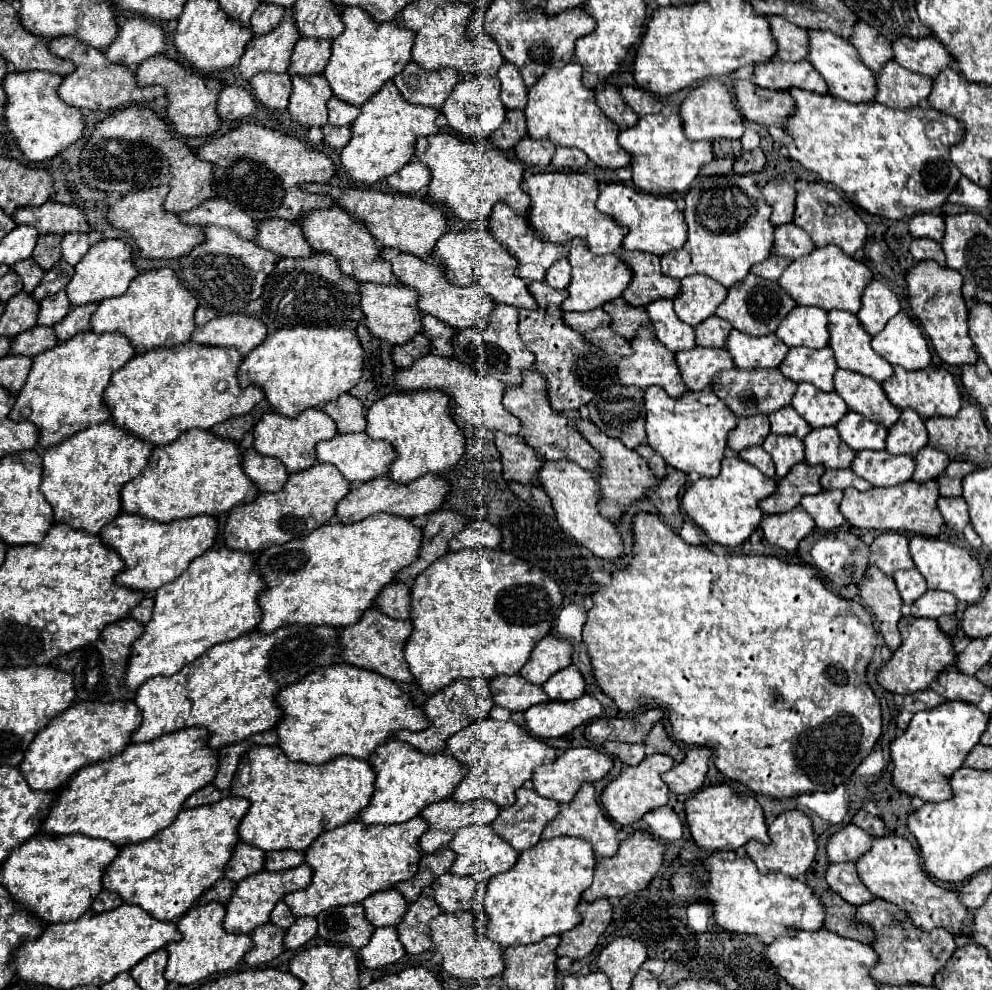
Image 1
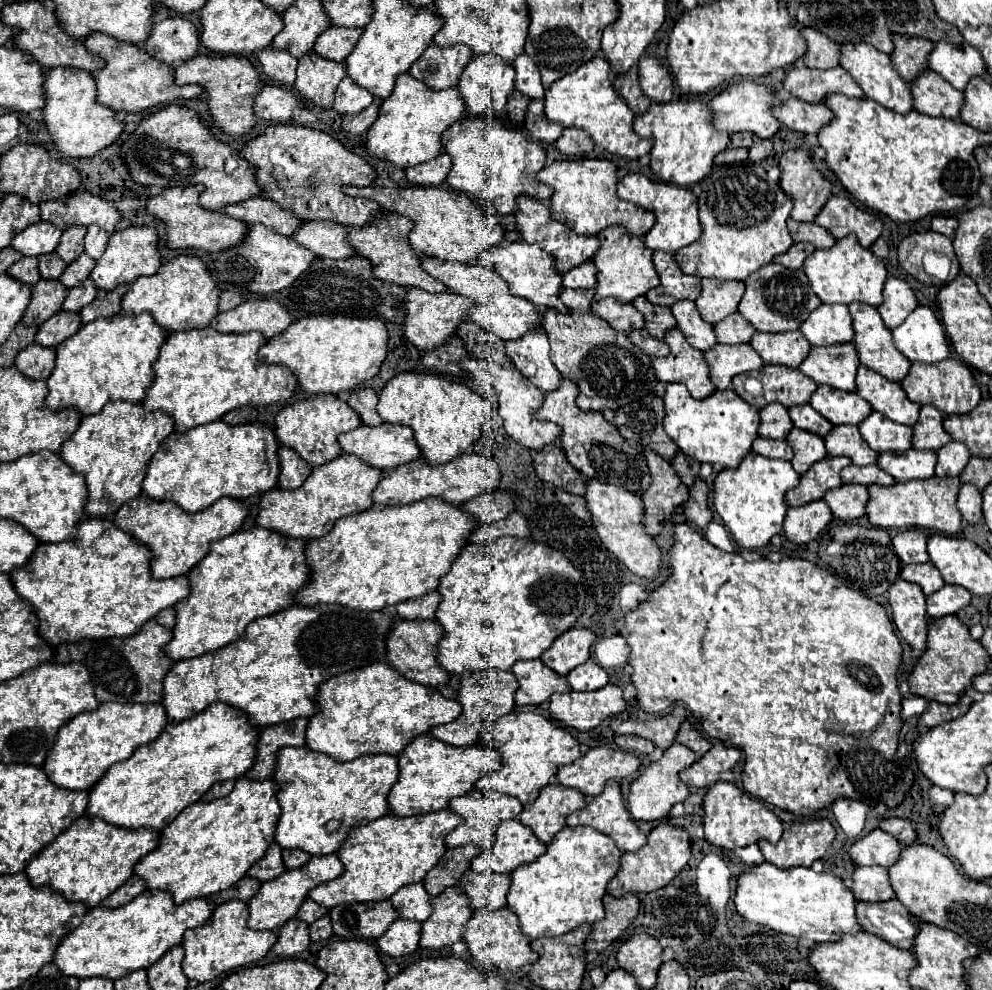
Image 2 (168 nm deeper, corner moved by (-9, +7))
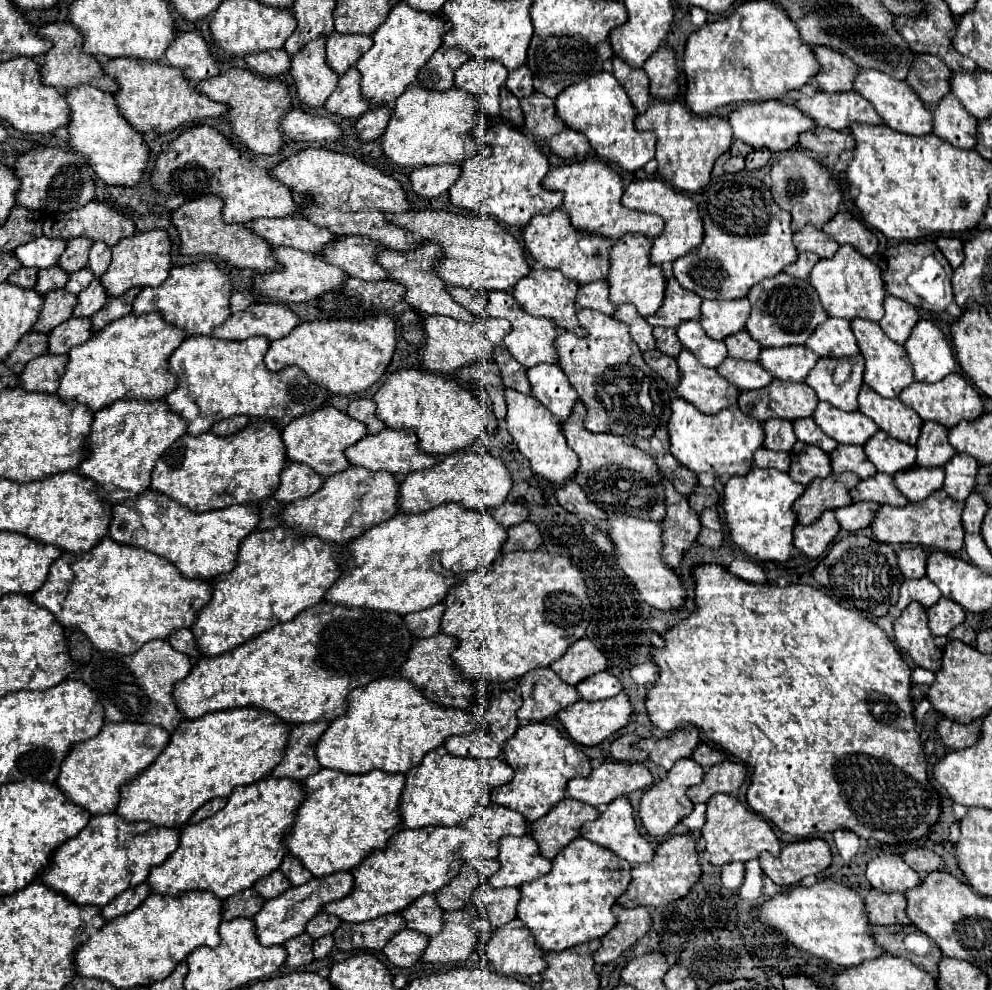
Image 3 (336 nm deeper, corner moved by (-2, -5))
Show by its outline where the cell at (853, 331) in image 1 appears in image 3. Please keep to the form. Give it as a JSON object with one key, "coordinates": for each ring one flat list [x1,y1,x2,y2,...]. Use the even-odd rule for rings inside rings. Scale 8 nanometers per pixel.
{"coordinates":[[857,318,851,322,851,326,853,326,853,332,857,336,861,354,865,356,865,384,871,386,883,398,899,396,899,392,913,382,913,368,911,368,911,362,907,358,905,348,901,344,895,344,891,338,887,338,877,322]]}

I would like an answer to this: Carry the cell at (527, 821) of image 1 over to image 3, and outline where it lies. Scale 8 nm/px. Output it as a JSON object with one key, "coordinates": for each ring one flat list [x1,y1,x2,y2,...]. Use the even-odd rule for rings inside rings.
{"coordinates":[[575,798,561,800,545,820,533,822,533,838,539,842,541,854,553,860,561,848,579,838,579,830,587,820,595,820,599,816,597,808,583,804]]}

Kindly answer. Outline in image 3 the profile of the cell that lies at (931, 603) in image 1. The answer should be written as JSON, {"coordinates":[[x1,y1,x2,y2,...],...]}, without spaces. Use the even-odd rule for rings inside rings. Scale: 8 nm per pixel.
{"coordinates":[[941,598,937,604,927,608,929,628,935,636,947,636,955,626,965,620,965,610,949,598]]}

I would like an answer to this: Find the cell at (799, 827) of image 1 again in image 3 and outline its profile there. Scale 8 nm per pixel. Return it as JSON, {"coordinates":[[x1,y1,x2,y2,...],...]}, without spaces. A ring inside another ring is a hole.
{"coordinates":[[811,838,787,844,775,858,767,852,759,856,761,870,779,886,793,886,805,876,819,874,831,864,831,850,825,840]]}

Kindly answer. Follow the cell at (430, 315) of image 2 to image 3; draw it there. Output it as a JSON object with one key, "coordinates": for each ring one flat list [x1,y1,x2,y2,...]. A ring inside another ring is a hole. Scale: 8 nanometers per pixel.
{"coordinates":[[427,316,425,320,425,346,421,348,423,366,431,372,451,374,457,368,467,368,473,362,493,362,495,346,503,346,505,334,511,330,507,320,499,318,483,318,475,324,459,322,447,316]]}

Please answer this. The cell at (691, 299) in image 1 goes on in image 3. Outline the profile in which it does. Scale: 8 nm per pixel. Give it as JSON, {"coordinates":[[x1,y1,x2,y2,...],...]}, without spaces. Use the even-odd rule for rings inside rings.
{"coordinates":[[703,300,701,326,715,340,725,340,745,328,751,314,751,304,743,300]]}

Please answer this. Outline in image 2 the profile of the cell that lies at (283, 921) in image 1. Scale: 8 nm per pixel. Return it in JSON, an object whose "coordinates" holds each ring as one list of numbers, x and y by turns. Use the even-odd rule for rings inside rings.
{"coordinates":[[304,900,302,906,298,908,296,918,302,920,302,922,306,922,306,924,312,924,314,920,318,920,318,918,324,916,324,914,328,914,326,908,322,908,320,904,316,904,316,902,312,902,312,900]]}

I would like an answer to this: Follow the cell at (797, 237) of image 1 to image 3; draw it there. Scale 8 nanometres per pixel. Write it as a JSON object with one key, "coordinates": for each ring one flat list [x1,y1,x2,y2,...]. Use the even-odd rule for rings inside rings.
{"coordinates":[[807,226,807,228,799,230,799,232,795,232,793,242,795,242,795,248,799,252,801,250,815,252,821,258,831,258,839,248,839,244,835,240,831,240,823,230,819,230,815,226]]}

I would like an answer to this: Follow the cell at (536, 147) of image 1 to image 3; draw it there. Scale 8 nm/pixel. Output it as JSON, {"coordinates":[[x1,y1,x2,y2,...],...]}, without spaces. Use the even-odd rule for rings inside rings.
{"coordinates":[[533,92,521,100,521,108,525,112,525,128,535,138,547,140,565,128,565,122,555,112,555,100,547,98,545,94]]}

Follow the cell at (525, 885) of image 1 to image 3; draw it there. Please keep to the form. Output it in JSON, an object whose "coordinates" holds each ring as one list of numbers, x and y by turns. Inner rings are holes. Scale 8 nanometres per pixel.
{"coordinates":[[577,838,559,852,553,860,553,870,547,876,533,884,523,884,517,918,523,920,537,946,545,952,561,952,595,938,603,938,617,924,611,908,629,888,631,868,633,866,627,860,615,856,605,846]]}

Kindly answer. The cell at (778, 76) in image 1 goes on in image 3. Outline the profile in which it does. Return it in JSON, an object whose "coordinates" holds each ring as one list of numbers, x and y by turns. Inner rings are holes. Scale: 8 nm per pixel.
{"coordinates":[[817,92,813,96,803,96,795,106,807,112,819,126,831,130,849,130,853,124,883,124,873,104,857,92]]}

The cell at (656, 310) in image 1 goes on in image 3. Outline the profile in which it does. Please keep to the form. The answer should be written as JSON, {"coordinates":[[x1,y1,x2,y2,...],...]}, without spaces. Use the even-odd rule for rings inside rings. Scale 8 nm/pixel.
{"coordinates":[[699,322,681,324,677,328,677,336,679,336,681,344,689,352,693,352,703,366,717,368,727,358,727,346,725,346,725,342,709,338]]}

